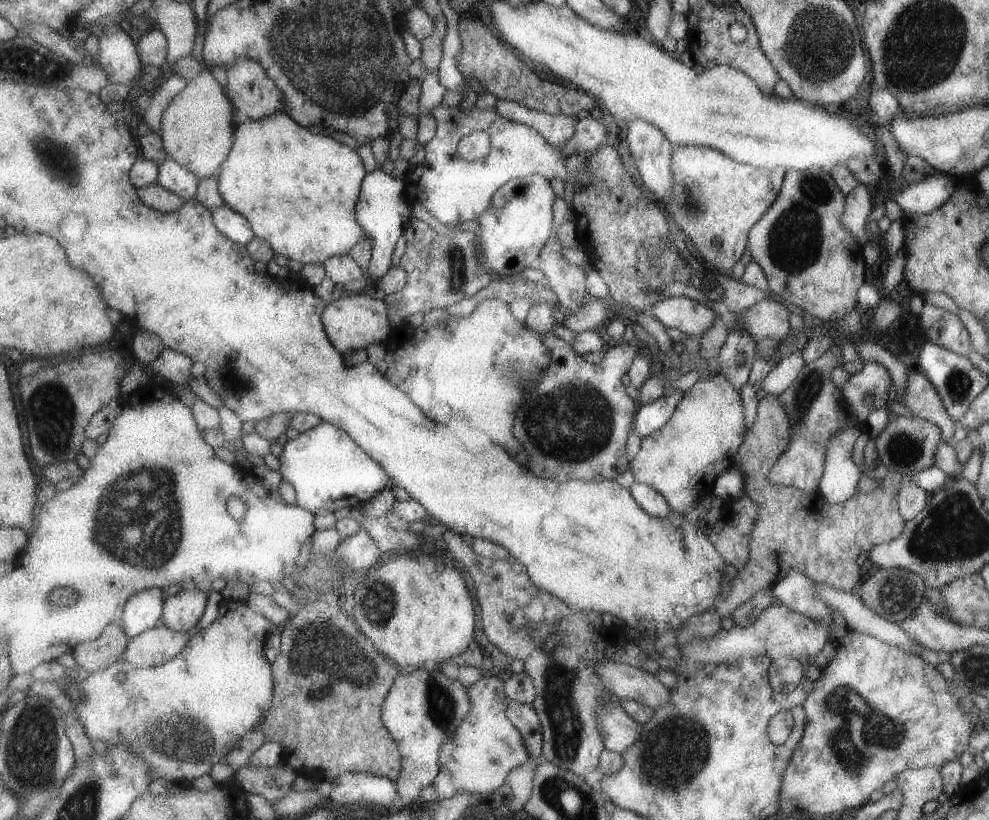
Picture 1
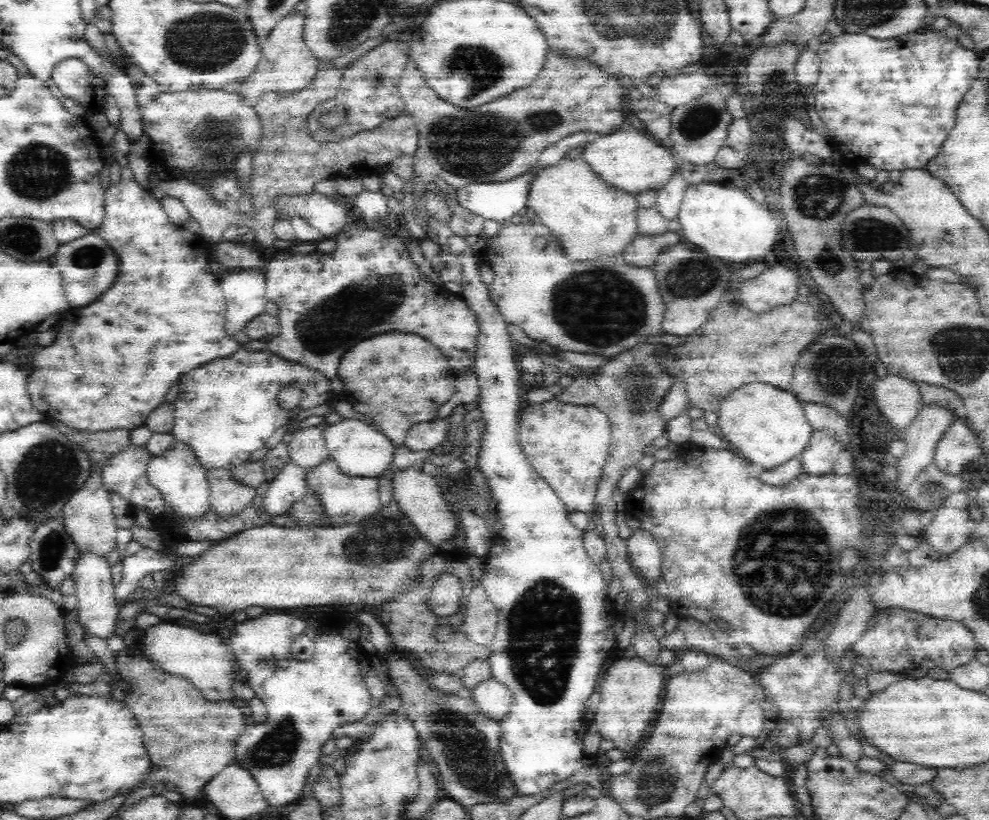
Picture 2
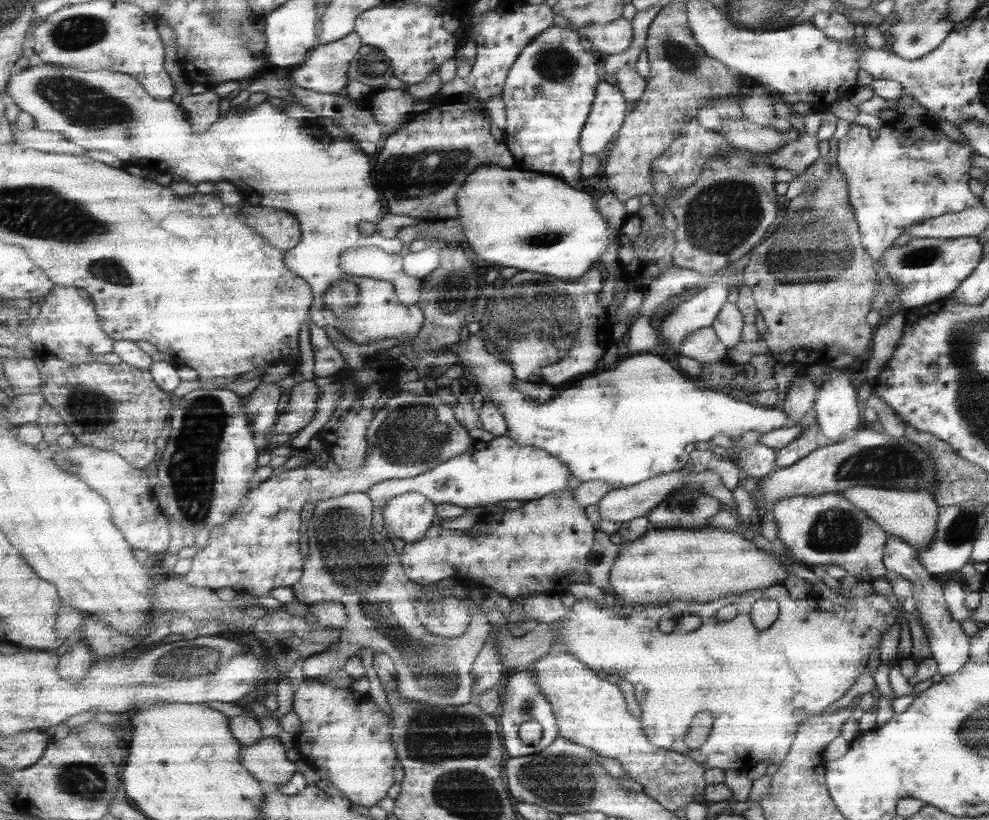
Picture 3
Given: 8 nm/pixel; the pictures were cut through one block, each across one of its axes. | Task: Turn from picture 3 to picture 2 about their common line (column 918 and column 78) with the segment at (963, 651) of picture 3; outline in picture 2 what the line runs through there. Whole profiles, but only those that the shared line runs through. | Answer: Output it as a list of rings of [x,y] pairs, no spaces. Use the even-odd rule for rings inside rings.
[[[80,552],[80,558],[74,568],[74,582],[76,582],[76,598],[78,598],[78,618],[86,634],[96,638],[110,640],[116,634],[118,614],[120,606],[116,604],[116,586],[112,584],[110,566],[106,562],[106,556],[98,556],[94,552]]]

